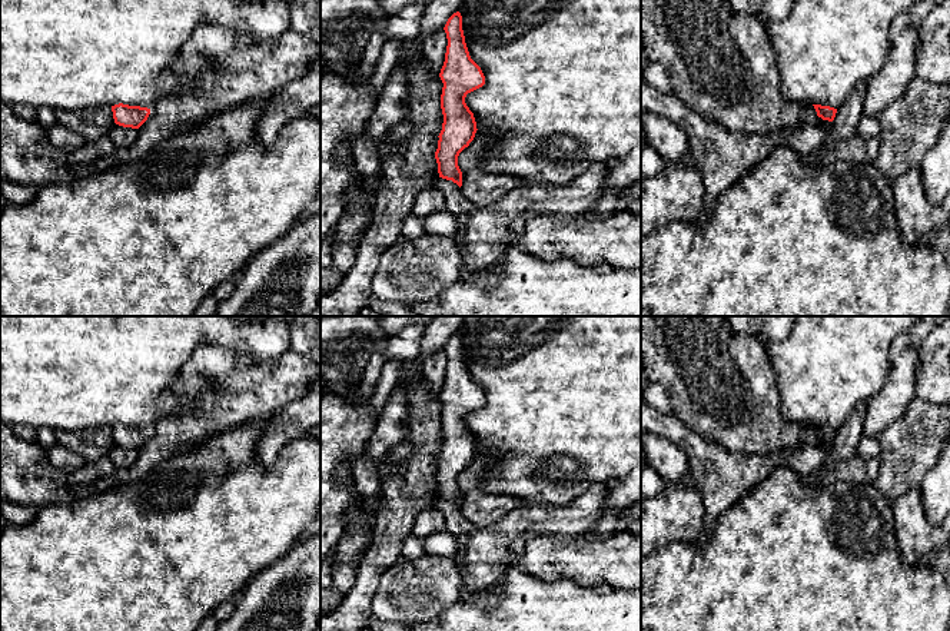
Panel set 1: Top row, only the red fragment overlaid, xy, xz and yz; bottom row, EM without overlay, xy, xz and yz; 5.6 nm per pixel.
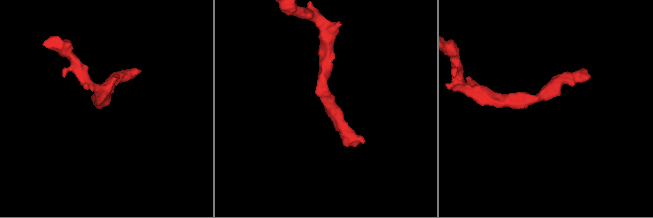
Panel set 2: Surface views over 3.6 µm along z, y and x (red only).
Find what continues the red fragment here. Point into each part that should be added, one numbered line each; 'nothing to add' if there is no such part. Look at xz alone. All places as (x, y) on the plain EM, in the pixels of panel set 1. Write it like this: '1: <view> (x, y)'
nothing to add

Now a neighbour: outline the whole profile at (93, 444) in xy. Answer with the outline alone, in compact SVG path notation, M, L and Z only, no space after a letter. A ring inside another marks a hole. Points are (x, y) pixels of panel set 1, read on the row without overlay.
M112 426L82 431L56 431L57 445L80 455L86 462L109 455L116 445Z

